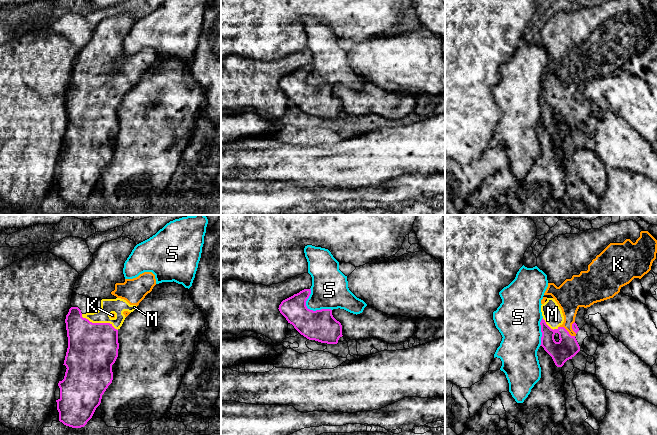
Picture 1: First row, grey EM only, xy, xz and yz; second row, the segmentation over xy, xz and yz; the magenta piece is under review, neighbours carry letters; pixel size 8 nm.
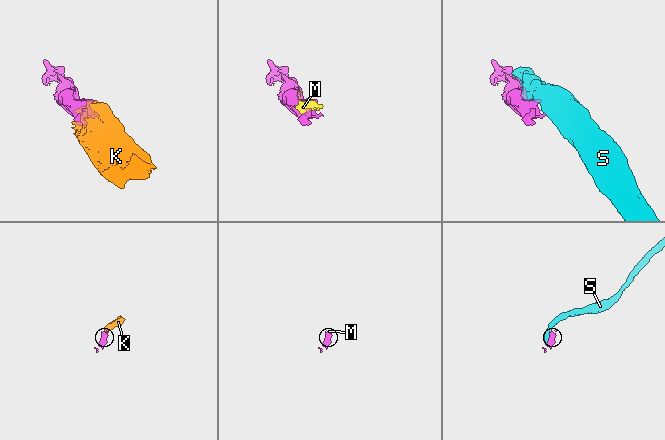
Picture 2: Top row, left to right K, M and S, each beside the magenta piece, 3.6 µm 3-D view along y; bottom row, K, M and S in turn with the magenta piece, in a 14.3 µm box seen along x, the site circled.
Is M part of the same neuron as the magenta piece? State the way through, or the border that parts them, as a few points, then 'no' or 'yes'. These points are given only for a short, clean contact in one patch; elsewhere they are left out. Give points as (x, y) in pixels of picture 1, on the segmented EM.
yes

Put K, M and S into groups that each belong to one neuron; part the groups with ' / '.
K M / S

